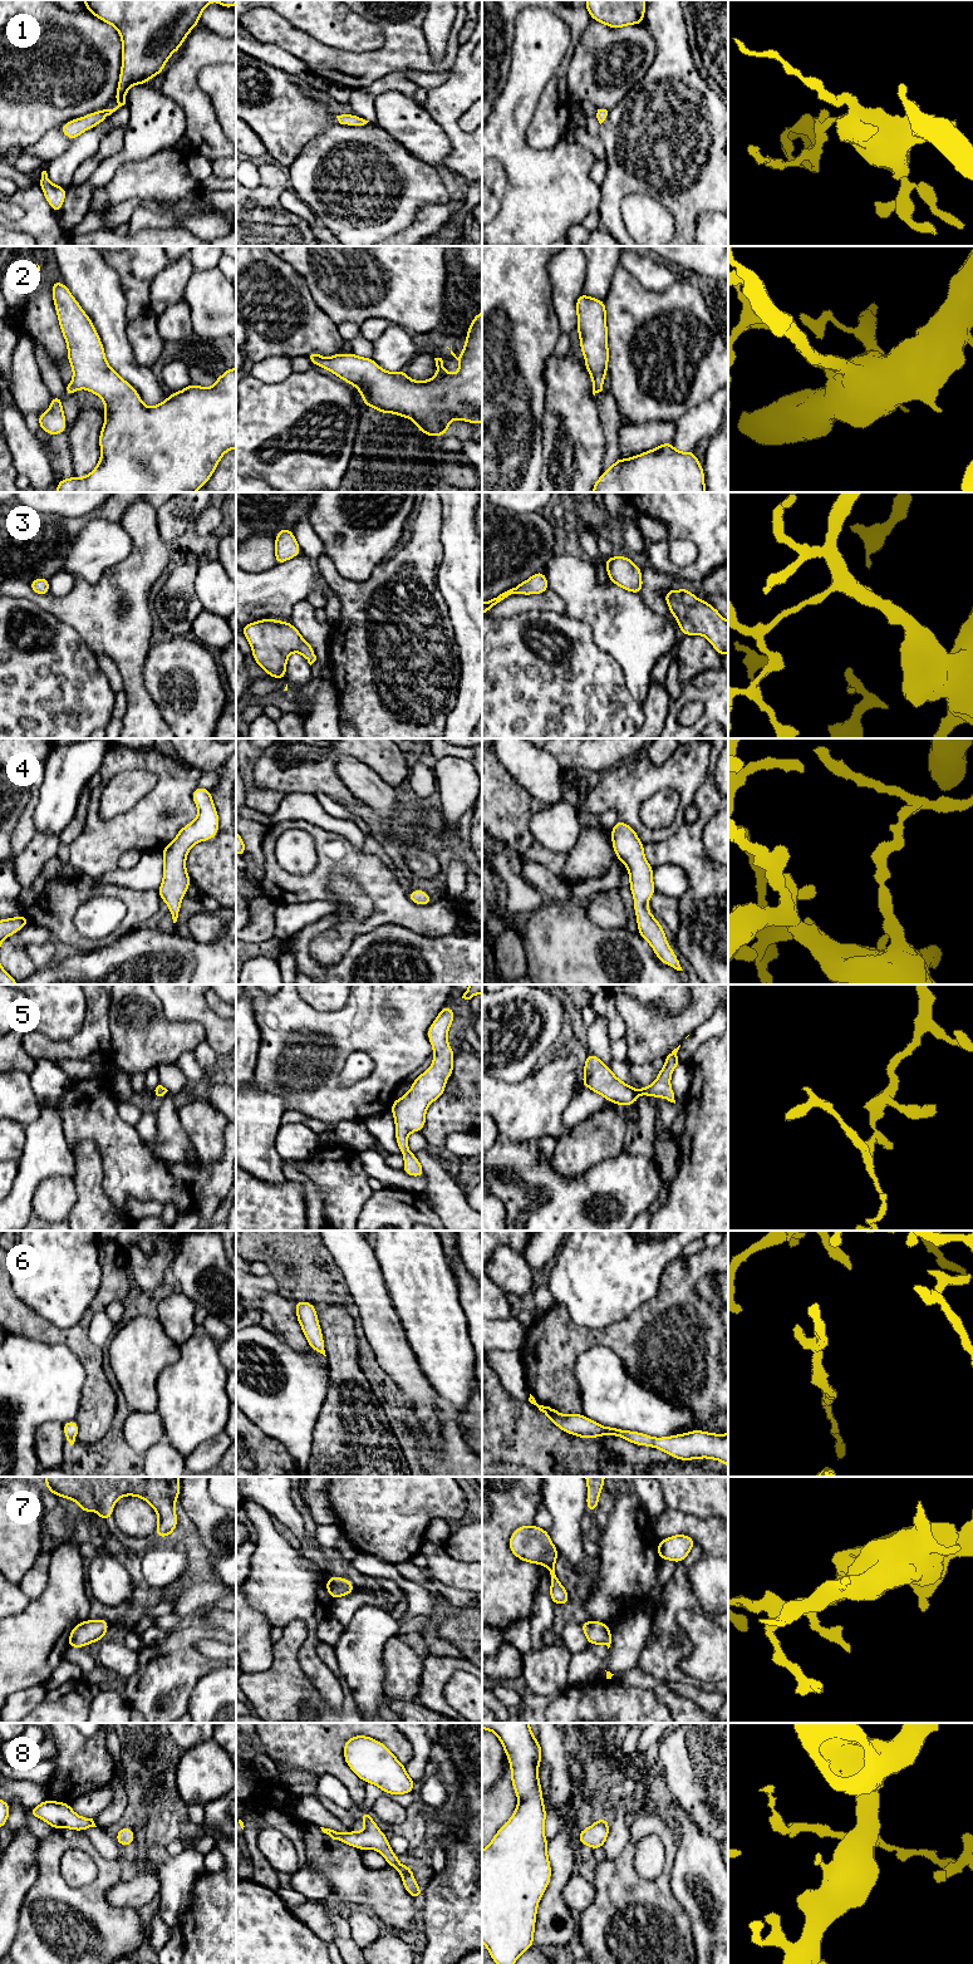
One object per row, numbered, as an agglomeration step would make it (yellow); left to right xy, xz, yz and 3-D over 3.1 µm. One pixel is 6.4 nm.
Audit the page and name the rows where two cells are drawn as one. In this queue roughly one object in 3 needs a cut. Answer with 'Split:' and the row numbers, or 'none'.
Split: none

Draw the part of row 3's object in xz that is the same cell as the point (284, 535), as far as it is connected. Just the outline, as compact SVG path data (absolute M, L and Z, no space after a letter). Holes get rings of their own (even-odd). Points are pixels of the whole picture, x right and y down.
M285 527L277 531L275 539L275 559L276 565L301 554L301 549L294 537L294 531Z

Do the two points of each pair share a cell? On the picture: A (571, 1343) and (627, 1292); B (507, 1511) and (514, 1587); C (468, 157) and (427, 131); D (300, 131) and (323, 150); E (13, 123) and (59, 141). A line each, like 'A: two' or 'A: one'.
A: two
B: one
C: two
D: two
E: two

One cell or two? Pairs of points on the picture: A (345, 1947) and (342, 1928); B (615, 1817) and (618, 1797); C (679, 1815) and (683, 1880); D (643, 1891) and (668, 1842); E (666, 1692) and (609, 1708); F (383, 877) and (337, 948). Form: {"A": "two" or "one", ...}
{"A": "one", "B": "two", "C": "one", "D": "one", "E": "two", "F": "one"}

